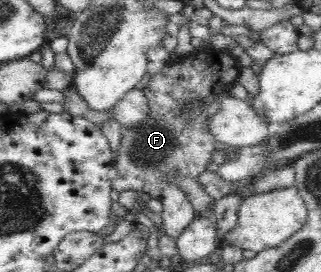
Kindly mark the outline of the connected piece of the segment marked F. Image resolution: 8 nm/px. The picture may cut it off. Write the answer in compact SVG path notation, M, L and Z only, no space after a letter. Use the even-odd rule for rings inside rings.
M198 49L196 52L192 53L192 55L188 55L188 57L183 57L180 59L180 61L174 61L174 63L170 62L169 64L164 67L164 69L161 69L160 72L157 72L154 74L148 85L144 87L142 90L145 93L145 96L147 97L147 100L149 101L149 116L148 119L145 119L139 126L136 127L136 129L128 129L123 130L122 134L122 140L120 143L120 146L118 147L118 154L116 161L114 161L114 171L116 172L115 175L113 175L113 178L111 180L111 186L116 189L116 191L128 191L129 189L132 189L134 191L144 191L144 193L148 193L148 195L152 199L158 199L160 203L163 205L163 210L161 211L161 217L163 219L163 228L166 234L168 234L170 237L174 237L174 239L177 239L177 237L194 221L195 217L197 216L197 213L195 212L195 209L193 208L193 205L190 203L190 200L188 199L188 196L186 196L186 192L176 184L176 182L170 182L168 180L168 177L172 177L172 175L181 175L182 177L198 177L200 173L204 173L208 169L208 165L212 163L212 153L214 151L235 151L236 149L229 147L228 145L225 145L224 143L219 143L215 136L210 132L210 125L208 124L208 117L212 117L214 113L218 113L218 109L220 109L220 101L218 101L218 95L220 93L224 93L226 91L229 91L231 89L231 86L236 83L240 77L241 73L241 66L237 63L237 61L228 53L227 51L215 51L214 49L209 49L205 52L198 52ZM192 99L195 99L196 101L199 101L201 103L201 112L198 112L193 119L188 116L184 116L182 114L182 107L184 107L184 103L190 103Z

